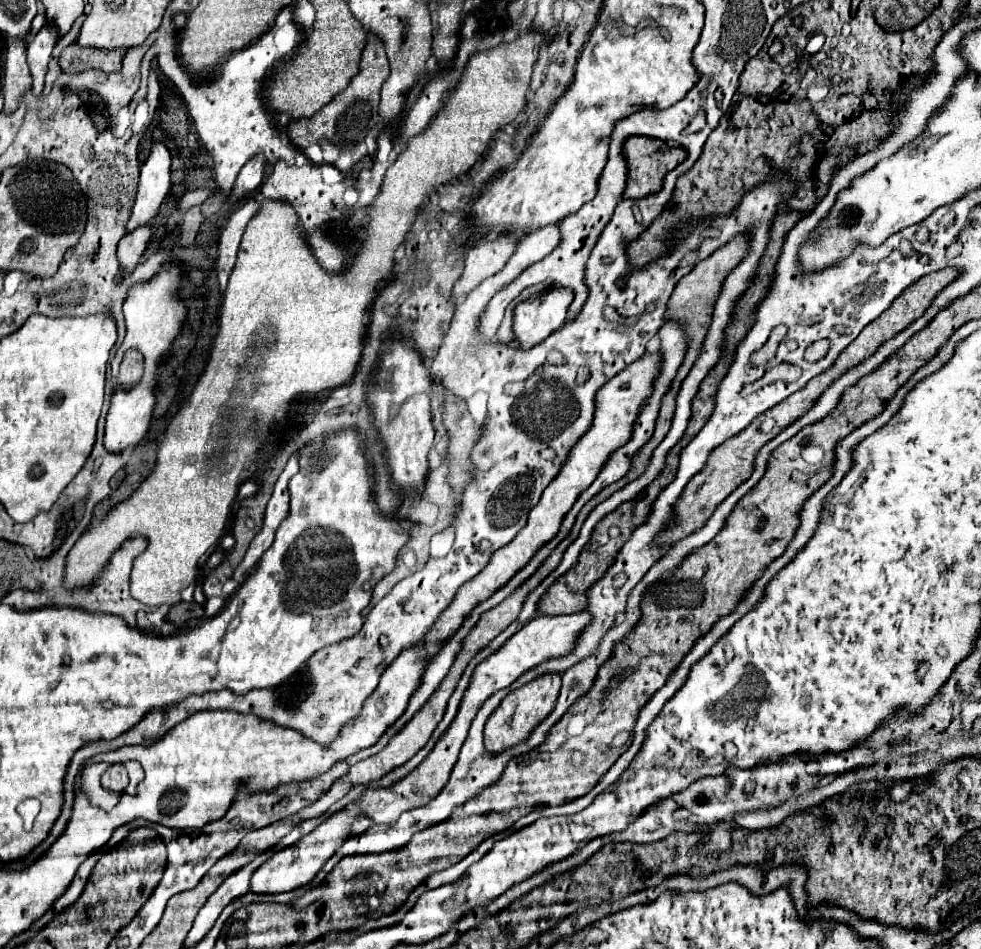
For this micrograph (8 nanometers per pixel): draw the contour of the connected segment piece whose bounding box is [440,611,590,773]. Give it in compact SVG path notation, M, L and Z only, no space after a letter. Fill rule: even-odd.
M586 611L574 613L574 615L560 615L560 617L536 617L532 619L528 625L524 625L516 635L512 635L496 653L492 653L490 657L486 657L472 673L470 685L460 701L458 713L454 717L454 721L450 723L450 727L442 733L440 737L440 773L450 773L456 759L458 759L458 751L468 735L470 723L476 717L478 709L482 707L482 703L496 693L498 689L508 687L512 681L516 681L524 671L536 667L538 663L550 659L550 657L562 657L566 653L572 651L574 647L574 639L576 635L590 623L590 615Z

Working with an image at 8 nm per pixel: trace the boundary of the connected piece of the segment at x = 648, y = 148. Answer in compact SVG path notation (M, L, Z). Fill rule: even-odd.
M636 135L624 141L622 153L628 163L628 181L622 195L624 199L640 199L660 191L664 175L686 157L680 147L670 147L660 139Z

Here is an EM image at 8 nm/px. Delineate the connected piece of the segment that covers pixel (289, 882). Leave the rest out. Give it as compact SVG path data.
M326 853L326 855L320 855L318 859L316 855L312 855L302 863L292 861L282 869L270 869L270 865L264 863L254 871L250 889L256 893L282 893L282 891L292 891L296 887L302 887L316 877L316 873L324 867L330 855L332 853Z

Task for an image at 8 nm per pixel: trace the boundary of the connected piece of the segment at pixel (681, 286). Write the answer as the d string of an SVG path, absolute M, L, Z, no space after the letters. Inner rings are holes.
M736 237L736 239L732 239L728 245L720 247L716 253L712 253L708 259L700 261L686 277L682 277L682 279L676 283L676 287L674 287L674 291L672 291L672 297L668 299L668 305L666 305L666 321L676 321L676 323L682 325L682 329L686 331L686 337L688 337L688 343L686 343L686 345L688 345L688 351L686 351L686 357L684 357L684 361L682 361L682 365L680 365L680 369L678 369L678 373L676 373L676 377L674 377L670 389L666 391L668 395L662 397L662 405L660 405L660 411L658 411L658 419L656 419L654 433L652 433L650 441L642 447L642 453L640 453L640 457L636 459L634 471L632 471L630 475L636 475L636 473L640 471L646 453L652 451L652 449L664 439L664 435L666 435L666 431L668 431L668 427L670 427L670 421L672 421L672 413L674 413L676 389L680 389L680 381L688 375L688 369L692 367L692 361L696 359L696 353L700 351L700 345L702 345L702 341L704 341L704 329L708 329L708 321L710 321L710 315L712 315L712 305L714 305L714 301L716 301L716 291L720 291L722 279L724 279L726 273L744 257L744 253L746 253L746 239L744 239L744 237Z

